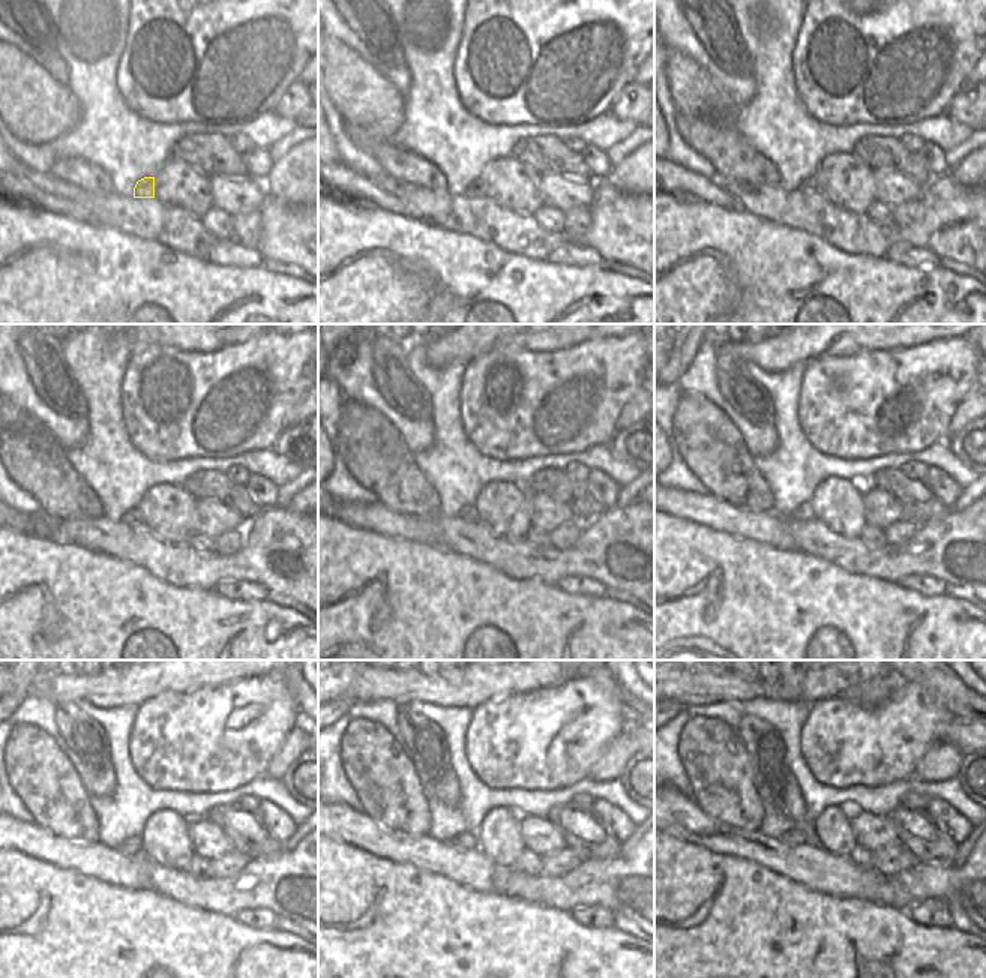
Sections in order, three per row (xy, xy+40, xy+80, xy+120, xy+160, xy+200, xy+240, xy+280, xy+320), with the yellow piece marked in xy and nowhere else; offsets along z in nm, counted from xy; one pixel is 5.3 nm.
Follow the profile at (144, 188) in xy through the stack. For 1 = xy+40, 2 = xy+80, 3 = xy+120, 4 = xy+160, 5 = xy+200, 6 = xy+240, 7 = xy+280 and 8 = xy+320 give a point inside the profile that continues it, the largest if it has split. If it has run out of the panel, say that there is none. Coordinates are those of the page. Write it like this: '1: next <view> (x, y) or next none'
1: next xy+40 (476, 189)
2: next xy+80 (809, 185)
3: next xy+120 (132, 516)
4: next xy+160 (468, 513)
5: next xy+200 (805, 510)
6: next xy+240 (132, 848)
7: next xy+280 (467, 840)
8: next xy+320 (794, 837)

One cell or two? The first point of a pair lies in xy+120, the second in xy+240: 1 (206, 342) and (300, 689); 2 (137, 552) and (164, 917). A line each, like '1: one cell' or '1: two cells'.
1: two cells
2: two cells

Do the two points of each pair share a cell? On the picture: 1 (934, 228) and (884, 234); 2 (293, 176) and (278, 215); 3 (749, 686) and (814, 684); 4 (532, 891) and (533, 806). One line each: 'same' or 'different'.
1: same
2: different
3: same
4: different

